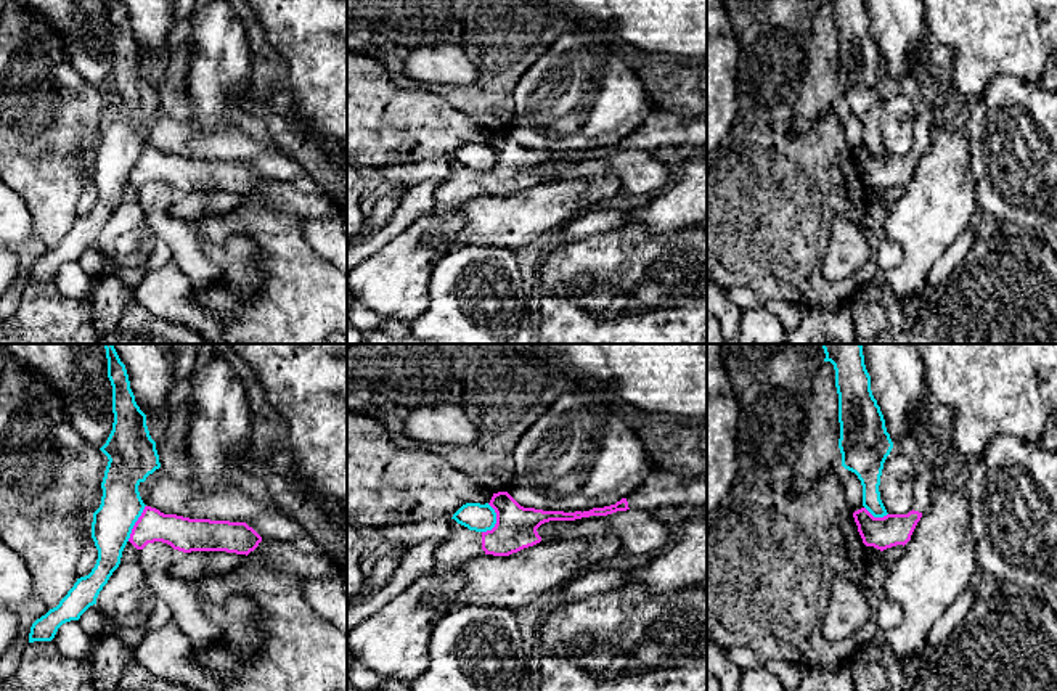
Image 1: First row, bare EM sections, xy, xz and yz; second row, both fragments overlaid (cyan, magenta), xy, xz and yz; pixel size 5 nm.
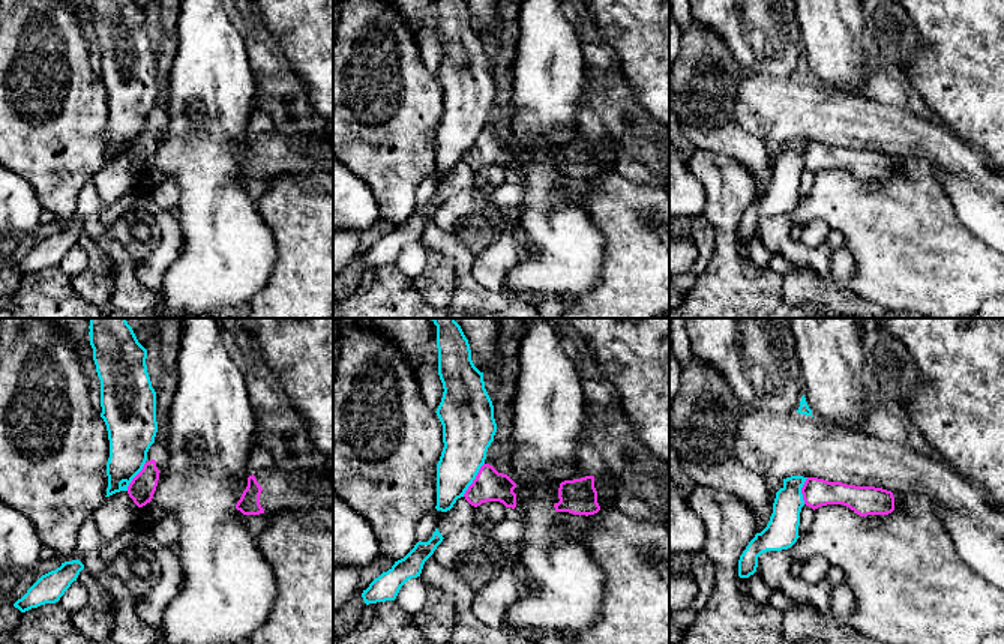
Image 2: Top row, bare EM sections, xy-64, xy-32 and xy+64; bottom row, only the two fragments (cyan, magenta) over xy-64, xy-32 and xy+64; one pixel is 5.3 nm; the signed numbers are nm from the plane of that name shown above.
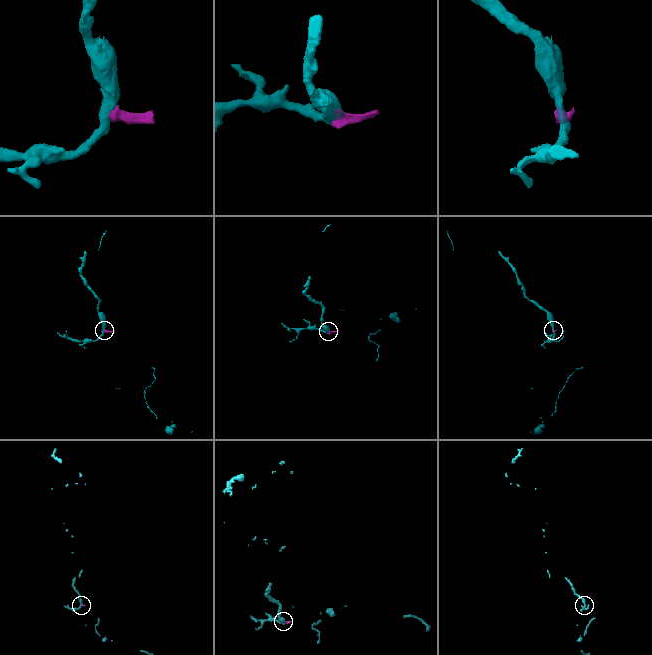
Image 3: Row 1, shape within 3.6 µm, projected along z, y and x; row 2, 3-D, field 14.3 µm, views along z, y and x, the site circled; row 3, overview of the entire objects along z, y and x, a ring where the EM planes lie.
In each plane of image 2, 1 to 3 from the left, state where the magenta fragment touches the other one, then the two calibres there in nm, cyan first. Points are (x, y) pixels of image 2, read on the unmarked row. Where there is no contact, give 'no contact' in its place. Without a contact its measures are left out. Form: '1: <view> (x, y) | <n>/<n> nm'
1: xy-64 (135, 138) | 260/140 nm
2: xy-32 (474, 141) | 280/170 nm
3: xy+64 (800, 155) | 180/150 nm

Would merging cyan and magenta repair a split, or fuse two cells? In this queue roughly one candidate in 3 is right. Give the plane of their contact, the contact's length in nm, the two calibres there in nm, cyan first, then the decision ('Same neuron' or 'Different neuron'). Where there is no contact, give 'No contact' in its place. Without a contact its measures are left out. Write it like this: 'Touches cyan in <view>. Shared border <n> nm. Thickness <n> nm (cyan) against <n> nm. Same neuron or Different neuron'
Touches cyan in xy. Shared border 200 nm. Thickness 200 nm (cyan) against 170 nm. Different neuron

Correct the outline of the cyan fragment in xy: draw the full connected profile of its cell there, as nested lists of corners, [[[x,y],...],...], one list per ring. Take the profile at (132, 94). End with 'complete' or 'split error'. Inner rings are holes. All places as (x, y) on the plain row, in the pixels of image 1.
[[[108,0],[108,18],[112,26],[114,63],[100,88],[109,101],[101,122],[101,145],[92,162],[98,199],[92,212],[77,219],[56,247],[32,264],[29,283],[51,281],[63,264],[79,260],[96,244],[100,231],[119,207],[132,169],[146,146],[138,125],[161,108],[156,82],[149,76],[146,55],[135,42],[125,5],[120,0]]]; complete

